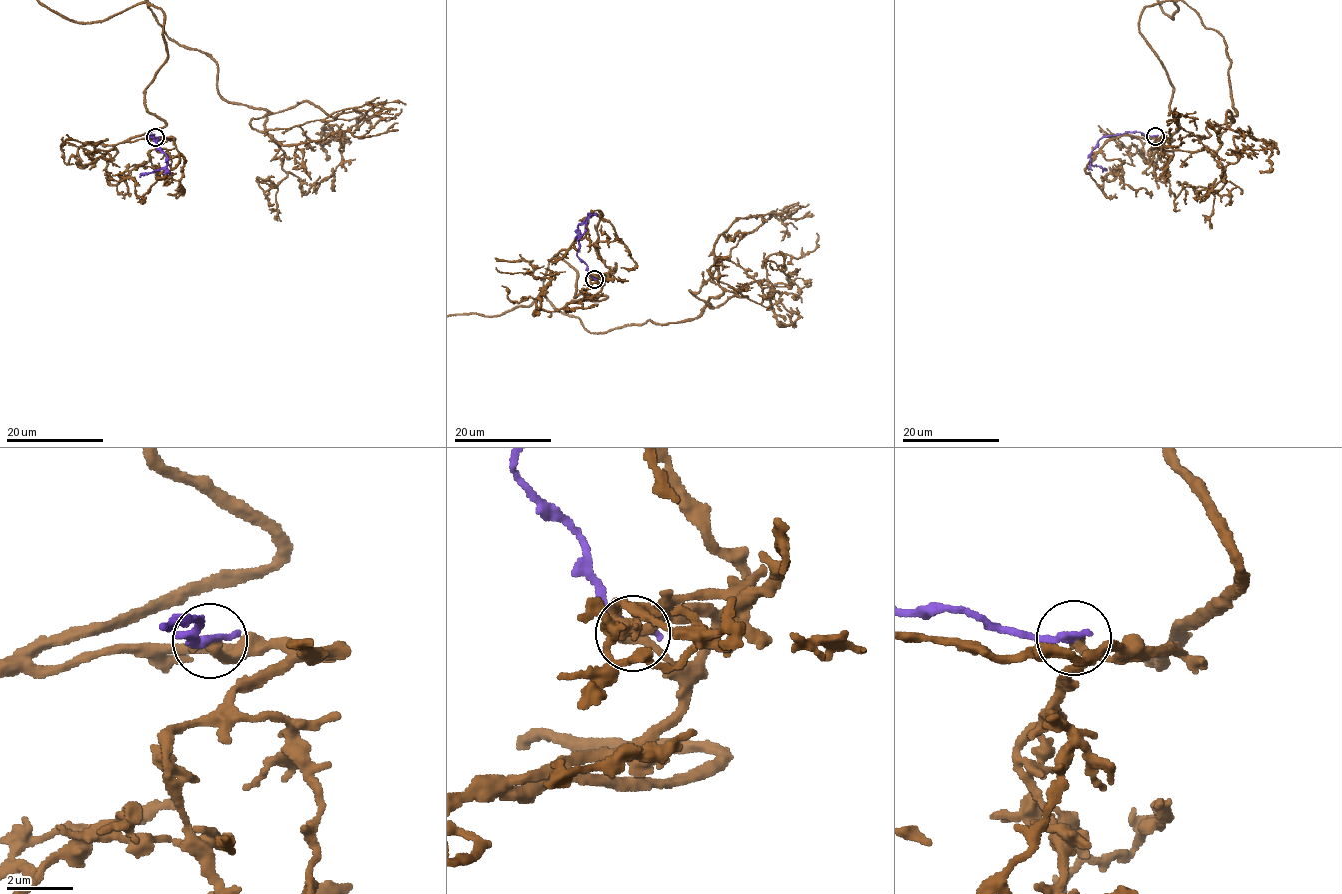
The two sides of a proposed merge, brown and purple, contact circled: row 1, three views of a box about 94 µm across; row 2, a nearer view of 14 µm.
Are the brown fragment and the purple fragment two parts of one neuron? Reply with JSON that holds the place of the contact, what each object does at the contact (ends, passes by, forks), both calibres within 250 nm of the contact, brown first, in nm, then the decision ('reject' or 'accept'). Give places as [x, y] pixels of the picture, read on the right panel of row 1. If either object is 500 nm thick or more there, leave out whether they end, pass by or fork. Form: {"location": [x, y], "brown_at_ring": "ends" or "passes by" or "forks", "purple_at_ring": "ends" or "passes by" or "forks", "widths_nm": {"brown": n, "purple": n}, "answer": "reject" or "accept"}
{"location": [1155, 136], "brown_at_ring": "ends", "purple_at_ring": "ends", "widths_nm": {"brown": 340, "purple": 300}, "answer": "reject"}

